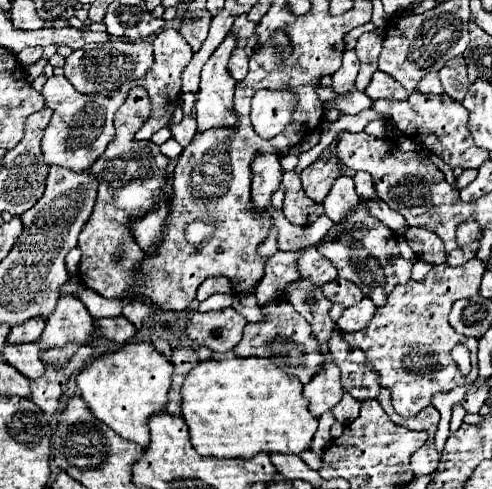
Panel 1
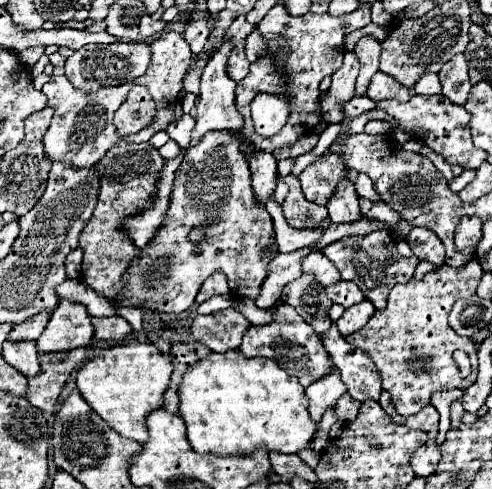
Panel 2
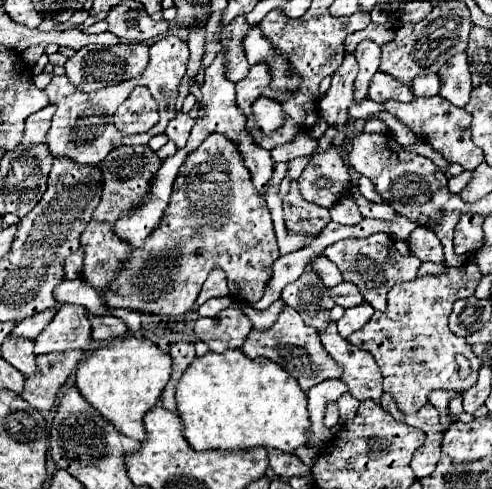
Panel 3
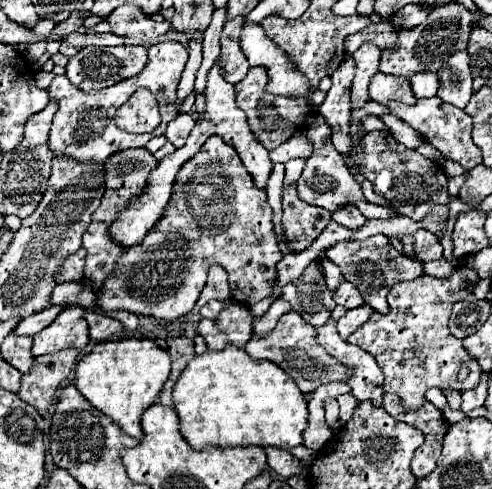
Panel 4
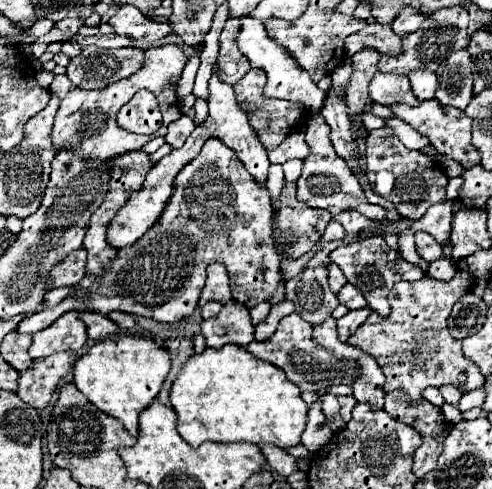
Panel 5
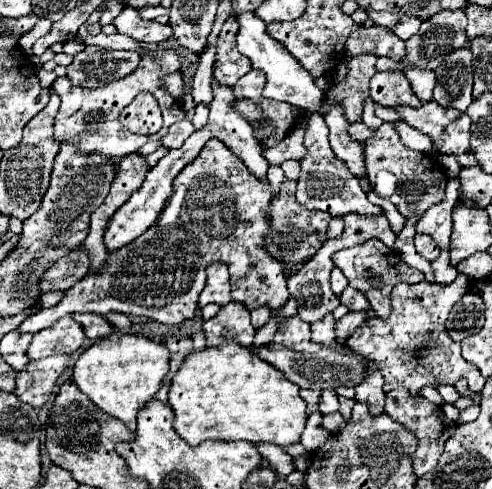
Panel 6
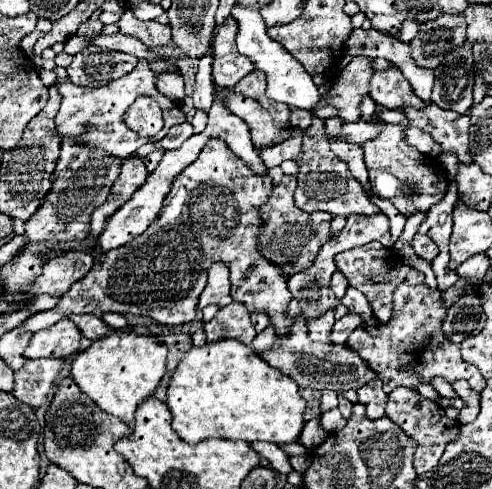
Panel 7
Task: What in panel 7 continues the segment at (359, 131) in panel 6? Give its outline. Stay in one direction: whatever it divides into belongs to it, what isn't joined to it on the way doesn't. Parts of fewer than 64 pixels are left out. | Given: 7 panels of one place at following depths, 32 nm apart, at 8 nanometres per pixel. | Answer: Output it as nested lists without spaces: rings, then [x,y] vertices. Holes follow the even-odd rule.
[[[358,118],[356,122],[346,122],[340,130],[340,138],[346,138],[346,142],[362,146],[368,140],[374,140],[382,132],[382,122],[380,124],[370,124],[364,118]]]

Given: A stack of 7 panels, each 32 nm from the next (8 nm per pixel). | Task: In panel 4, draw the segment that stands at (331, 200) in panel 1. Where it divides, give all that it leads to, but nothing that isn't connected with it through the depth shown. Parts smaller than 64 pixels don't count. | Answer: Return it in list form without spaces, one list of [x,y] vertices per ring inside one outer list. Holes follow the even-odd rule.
[[[340,208],[340,212],[332,213],[332,219],[350,230],[356,230],[366,224],[366,218],[356,212],[356,208]]]

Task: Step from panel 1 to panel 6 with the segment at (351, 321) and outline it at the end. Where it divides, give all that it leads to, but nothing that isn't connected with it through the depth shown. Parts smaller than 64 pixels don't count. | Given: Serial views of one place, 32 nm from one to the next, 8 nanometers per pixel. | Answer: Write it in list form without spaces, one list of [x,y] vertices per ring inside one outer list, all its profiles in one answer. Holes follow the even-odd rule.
[[[348,312],[346,316],[342,316],[338,322],[336,322],[336,342],[338,344],[344,344],[348,340],[348,336],[358,328],[362,326],[366,320],[366,312]]]

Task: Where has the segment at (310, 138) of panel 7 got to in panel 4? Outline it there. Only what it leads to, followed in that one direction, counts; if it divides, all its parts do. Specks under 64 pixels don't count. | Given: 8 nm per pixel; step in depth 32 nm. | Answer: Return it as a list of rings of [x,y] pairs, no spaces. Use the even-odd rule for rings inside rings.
[[[316,114],[314,116],[314,122],[308,126],[306,138],[308,138],[308,142],[312,144],[314,150],[312,150],[312,156],[306,160],[306,166],[304,166],[302,176],[296,182],[298,184],[298,196],[300,196],[300,200],[304,200],[304,202],[308,202],[312,206],[326,208],[330,212],[336,212],[336,210],[344,208],[346,204],[352,204],[352,206],[362,204],[362,214],[366,218],[390,218],[392,216],[392,210],[390,208],[370,204],[364,198],[362,188],[356,182],[356,178],[350,174],[344,158],[334,150],[334,146],[330,142],[330,128],[328,128],[328,124],[324,122],[324,118],[320,114]]]

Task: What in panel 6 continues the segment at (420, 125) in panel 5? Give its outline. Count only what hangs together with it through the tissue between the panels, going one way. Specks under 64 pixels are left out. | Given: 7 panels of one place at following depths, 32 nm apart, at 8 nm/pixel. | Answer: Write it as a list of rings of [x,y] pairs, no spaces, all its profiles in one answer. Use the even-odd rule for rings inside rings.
[[[424,102],[422,108],[396,108],[406,124],[428,134],[442,154],[452,154],[462,166],[476,164],[470,150],[470,120],[452,108],[440,108],[436,102]]]

